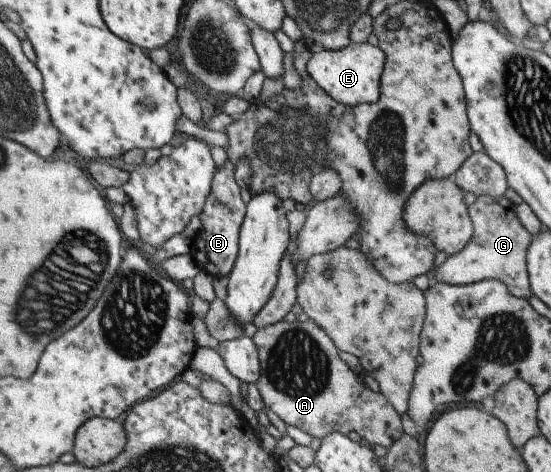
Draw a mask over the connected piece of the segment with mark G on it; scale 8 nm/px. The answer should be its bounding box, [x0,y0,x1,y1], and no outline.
[432,196,532,299]

